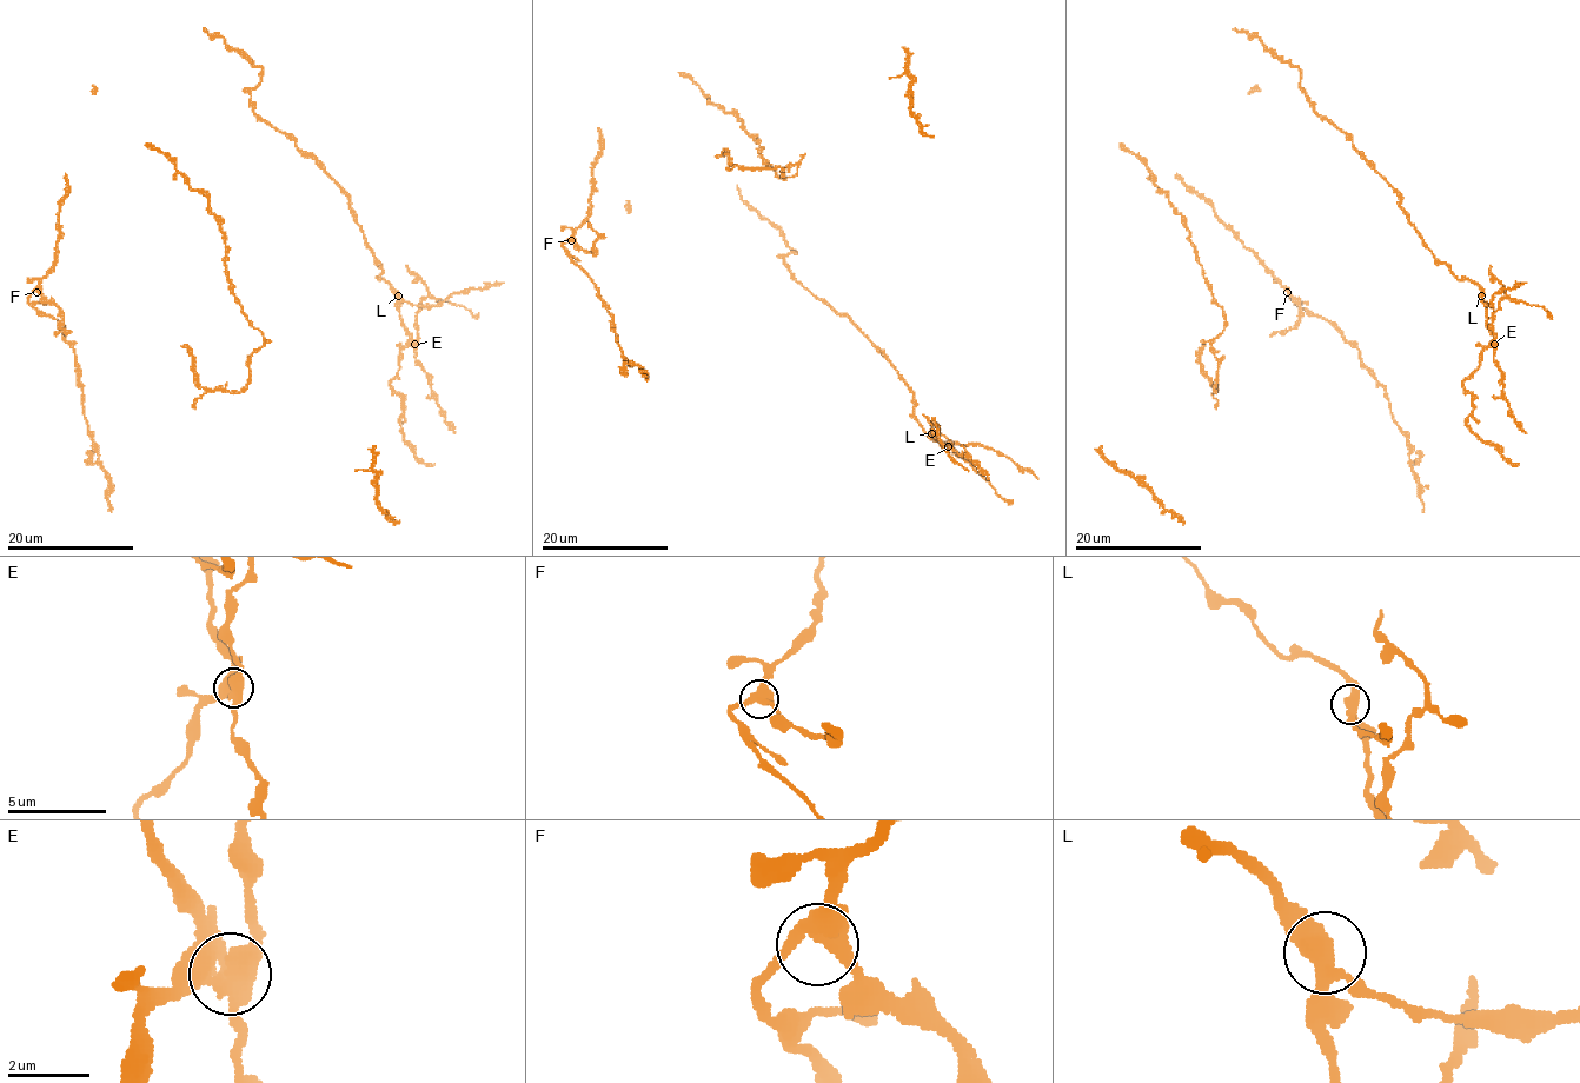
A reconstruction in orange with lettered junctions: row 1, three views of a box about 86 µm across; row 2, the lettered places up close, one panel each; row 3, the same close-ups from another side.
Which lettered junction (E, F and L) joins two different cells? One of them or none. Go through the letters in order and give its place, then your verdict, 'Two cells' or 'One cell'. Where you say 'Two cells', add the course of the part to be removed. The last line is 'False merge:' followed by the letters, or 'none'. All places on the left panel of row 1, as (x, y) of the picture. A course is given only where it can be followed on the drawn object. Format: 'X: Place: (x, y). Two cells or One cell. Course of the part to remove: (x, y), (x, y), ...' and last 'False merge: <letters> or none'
E: Place: (415, 344). Two cells. Course of the part to remove: (413, 344), (420, 303), (427, 297), (463, 306), (473, 316), (478, 312)
F: Place: (37, 292). One cell
L: Place: (398, 296). One cell
False merge: E

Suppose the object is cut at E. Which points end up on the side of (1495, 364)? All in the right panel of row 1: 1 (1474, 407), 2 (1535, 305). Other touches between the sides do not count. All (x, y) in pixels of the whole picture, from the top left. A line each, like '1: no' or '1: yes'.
1: no
2: yes

